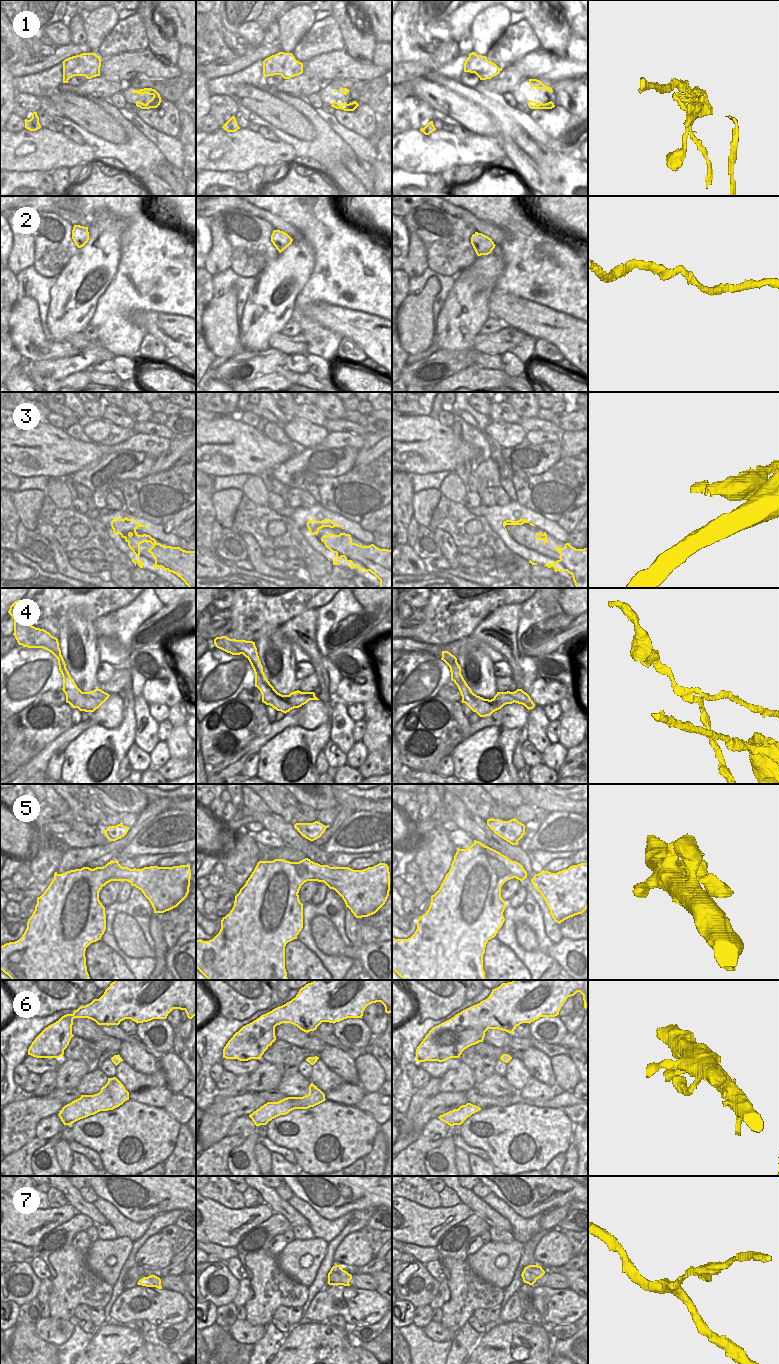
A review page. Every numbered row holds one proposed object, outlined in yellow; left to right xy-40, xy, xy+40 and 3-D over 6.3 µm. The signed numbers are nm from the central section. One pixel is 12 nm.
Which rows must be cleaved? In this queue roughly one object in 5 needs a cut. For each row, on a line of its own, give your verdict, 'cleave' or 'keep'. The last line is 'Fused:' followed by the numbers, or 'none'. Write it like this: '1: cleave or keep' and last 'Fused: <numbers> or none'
1: cleave
2: keep
3: keep
4: cleave
5: keep
6: keep
7: keep
Fused: 1, 4

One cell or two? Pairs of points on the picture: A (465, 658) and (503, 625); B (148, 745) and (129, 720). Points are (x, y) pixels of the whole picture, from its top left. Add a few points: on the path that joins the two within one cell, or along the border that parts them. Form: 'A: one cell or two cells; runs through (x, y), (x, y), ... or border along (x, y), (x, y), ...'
A: two cells; border along (472, 635), (484, 643)
B: two cells; border along (133, 705), (134, 742)

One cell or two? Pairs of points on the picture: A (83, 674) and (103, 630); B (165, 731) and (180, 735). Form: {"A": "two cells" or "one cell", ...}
{"A": "two cells", "B": "two cells"}

